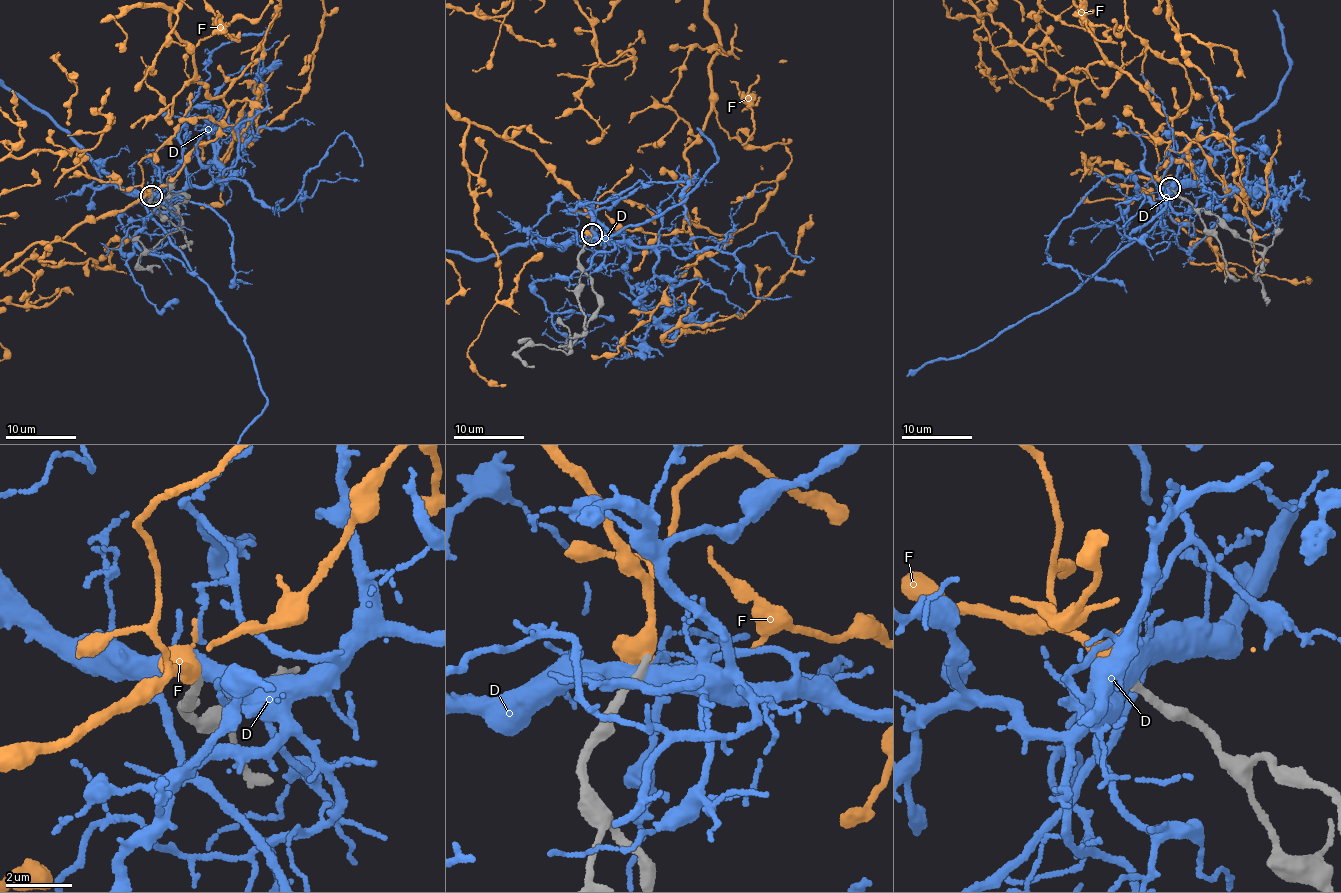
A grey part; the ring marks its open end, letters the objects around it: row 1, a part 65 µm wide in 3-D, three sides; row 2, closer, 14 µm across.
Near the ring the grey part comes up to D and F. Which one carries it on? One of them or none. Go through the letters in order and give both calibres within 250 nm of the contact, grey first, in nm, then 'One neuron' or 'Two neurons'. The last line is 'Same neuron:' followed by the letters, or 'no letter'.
D: Thickness 320 nm (grey) against 420 nm. Two neurons
F: Thickness 280 nm (grey) against 360 nm. One neuron
Same neuron: F

